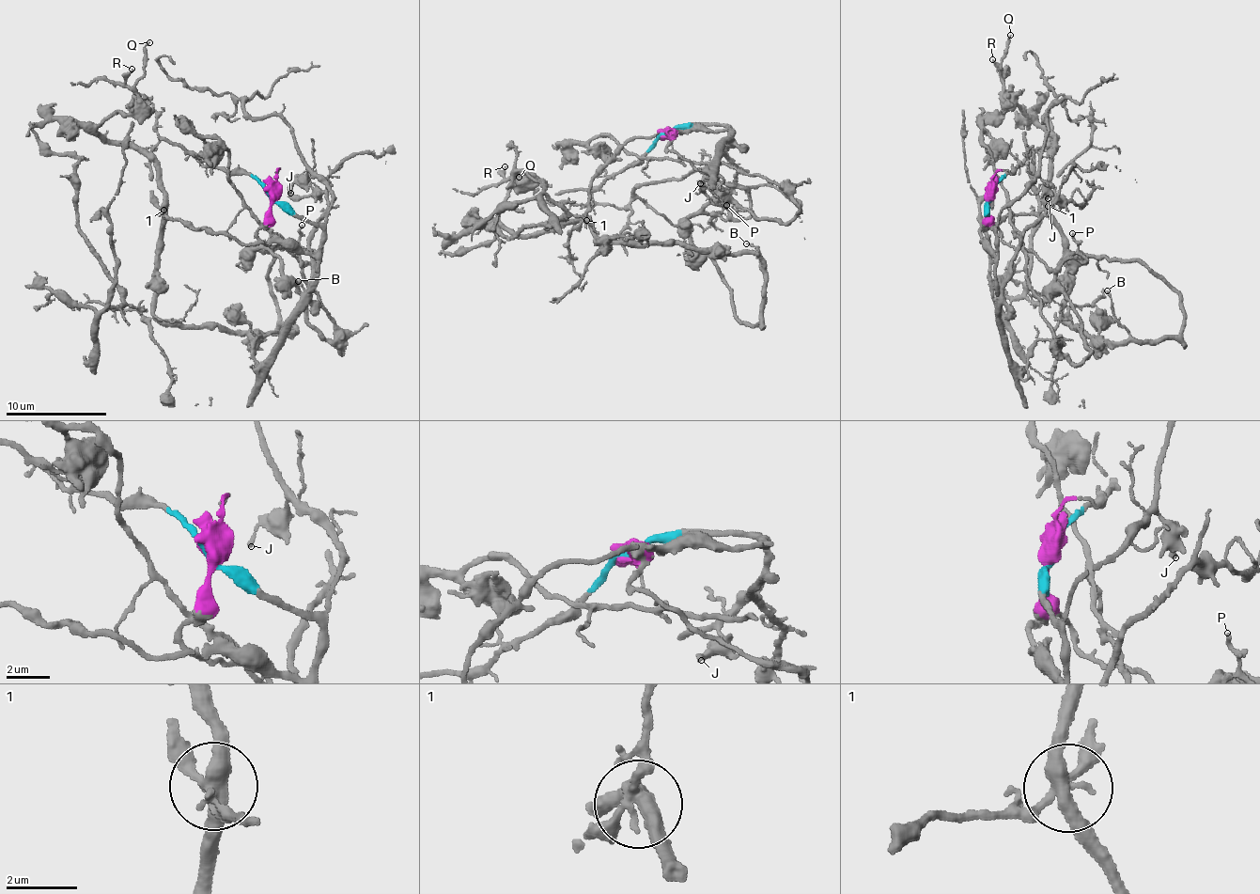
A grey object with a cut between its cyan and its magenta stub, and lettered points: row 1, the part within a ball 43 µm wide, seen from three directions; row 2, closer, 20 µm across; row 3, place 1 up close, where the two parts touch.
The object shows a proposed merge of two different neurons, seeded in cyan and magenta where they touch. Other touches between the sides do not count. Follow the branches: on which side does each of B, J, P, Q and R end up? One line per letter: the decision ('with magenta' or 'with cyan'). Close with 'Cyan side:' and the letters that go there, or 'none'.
B: with magenta
J: with cyan
P: with magenta
Q: with magenta
R: with magenta
Cyan side: J

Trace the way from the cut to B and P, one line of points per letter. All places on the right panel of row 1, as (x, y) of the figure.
B: (991, 195), (1014, 247), (1052, 269), (1087, 258), (1067, 252), (1140, 260), (1184, 324), (1137, 340), (1106, 290)
P: (991, 195), (988, 217), (1001, 237), (1014, 247), (1033, 252), (1050, 268), (1067, 258), (1085, 261), (1073, 232)

